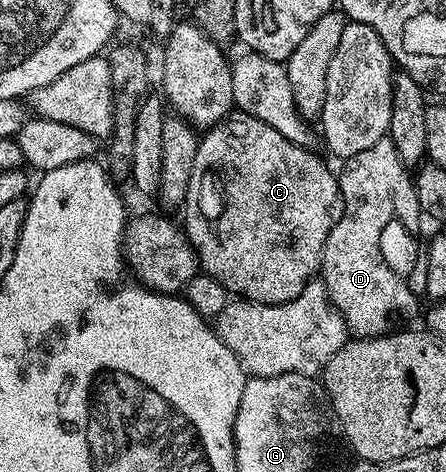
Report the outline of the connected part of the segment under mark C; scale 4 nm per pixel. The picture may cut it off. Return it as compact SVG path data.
M239 109L225 115L213 127L207 128L200 135L198 153L194 153L194 169L190 169L190 185L186 189L186 197L182 204L182 212L184 211L182 226L184 232L188 234L190 245L196 250L196 262L199 270L203 274L214 277L214 281L221 283L229 296L248 299L251 303L265 303L266 305L278 305L286 301L294 301L294 297L298 297L298 293L302 293L302 289L306 289L306 285L312 282L314 276L319 272L320 258L324 252L326 237L334 222L332 206L335 203L337 206L340 185L337 172L331 171L315 155L316 153L315 150L299 147L286 141L286 137L282 137L282 133L278 133L278 129L270 129L270 125L266 125L266 121L258 121L258 117L248 115Z

